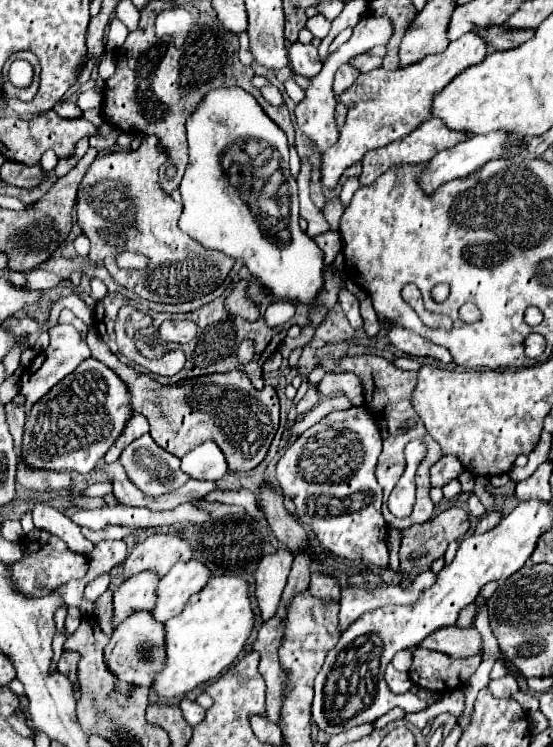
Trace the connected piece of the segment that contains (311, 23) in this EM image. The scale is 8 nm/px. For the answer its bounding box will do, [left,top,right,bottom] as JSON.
[307,15,331,39]

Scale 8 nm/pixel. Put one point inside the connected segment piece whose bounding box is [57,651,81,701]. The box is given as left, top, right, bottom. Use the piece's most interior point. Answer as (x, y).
(68, 662)

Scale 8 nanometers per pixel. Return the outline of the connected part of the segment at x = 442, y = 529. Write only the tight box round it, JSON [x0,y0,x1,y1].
[397,507,471,577]

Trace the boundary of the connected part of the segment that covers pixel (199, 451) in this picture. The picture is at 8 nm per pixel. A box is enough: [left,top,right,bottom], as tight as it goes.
[181,441,227,481]

